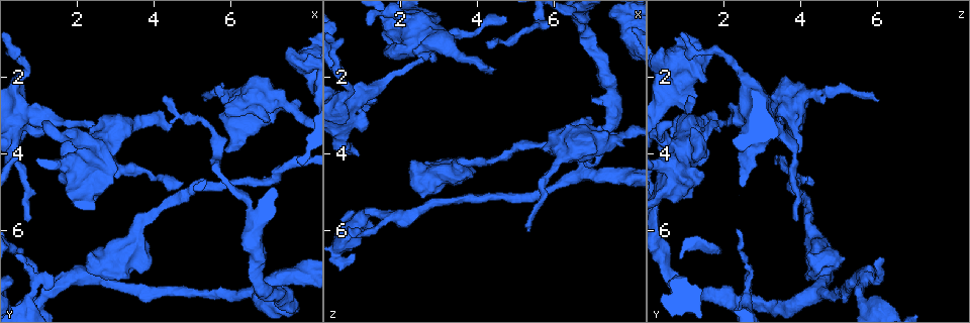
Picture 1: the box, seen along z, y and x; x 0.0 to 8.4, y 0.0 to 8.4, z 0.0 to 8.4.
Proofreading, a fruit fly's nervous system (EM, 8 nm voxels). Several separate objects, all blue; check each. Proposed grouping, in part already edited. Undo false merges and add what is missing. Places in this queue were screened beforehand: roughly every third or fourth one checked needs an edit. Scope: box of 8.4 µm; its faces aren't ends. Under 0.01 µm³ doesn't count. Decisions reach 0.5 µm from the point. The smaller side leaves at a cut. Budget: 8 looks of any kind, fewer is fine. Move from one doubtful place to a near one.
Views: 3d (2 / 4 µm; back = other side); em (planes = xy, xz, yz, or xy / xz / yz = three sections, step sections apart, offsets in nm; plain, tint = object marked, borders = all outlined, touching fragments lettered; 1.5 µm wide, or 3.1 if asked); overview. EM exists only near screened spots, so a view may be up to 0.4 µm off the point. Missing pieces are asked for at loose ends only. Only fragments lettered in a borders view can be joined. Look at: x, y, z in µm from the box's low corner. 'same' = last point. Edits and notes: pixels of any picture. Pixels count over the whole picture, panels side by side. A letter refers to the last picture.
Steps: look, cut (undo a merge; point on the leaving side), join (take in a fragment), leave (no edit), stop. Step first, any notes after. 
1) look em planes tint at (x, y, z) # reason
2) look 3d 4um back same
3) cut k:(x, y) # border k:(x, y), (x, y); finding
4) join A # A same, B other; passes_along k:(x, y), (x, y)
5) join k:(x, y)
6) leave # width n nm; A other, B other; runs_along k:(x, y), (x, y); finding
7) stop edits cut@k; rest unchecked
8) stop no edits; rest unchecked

look em planes tint at (0.95, 7.30, 2.65) # sharp bend

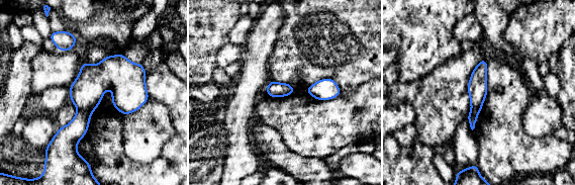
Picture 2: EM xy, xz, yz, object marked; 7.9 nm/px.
look em planes borders same

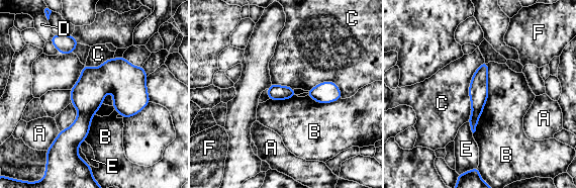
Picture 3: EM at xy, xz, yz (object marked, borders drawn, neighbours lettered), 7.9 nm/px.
cut 3:(87, 95) # A other, B other, C other, D other, E other, F other; border 3:(79, 111), (93, 115); a second neuron is stuck on

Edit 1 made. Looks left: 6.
look em planes borders at (0.70, 6.65, 6.10)

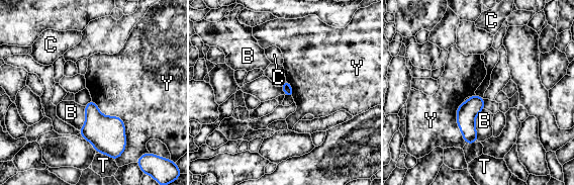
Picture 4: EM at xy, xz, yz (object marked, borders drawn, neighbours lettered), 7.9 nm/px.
leave # B other, C other, T other, Y other; border 4:(92, 99), (122, 120), (123, 152); none of them fits

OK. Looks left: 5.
look 3d 2um at (2.30, 6.65, 4.25) # stops while still wide

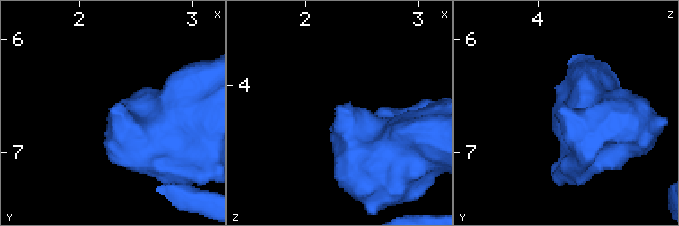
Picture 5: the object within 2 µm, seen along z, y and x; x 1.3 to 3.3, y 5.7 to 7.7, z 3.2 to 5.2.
look em yz step 4 borders at (2.30, 6.60, 4.26)

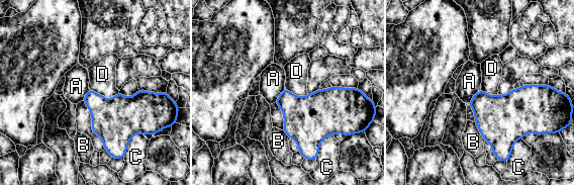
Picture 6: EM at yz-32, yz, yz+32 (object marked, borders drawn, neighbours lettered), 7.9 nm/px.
leave # A other, B other, C other, D other; border 6:(89, 88), (106, 98), (118, 93); none of them fits

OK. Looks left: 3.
stop edits cut@3; rest unchecked

